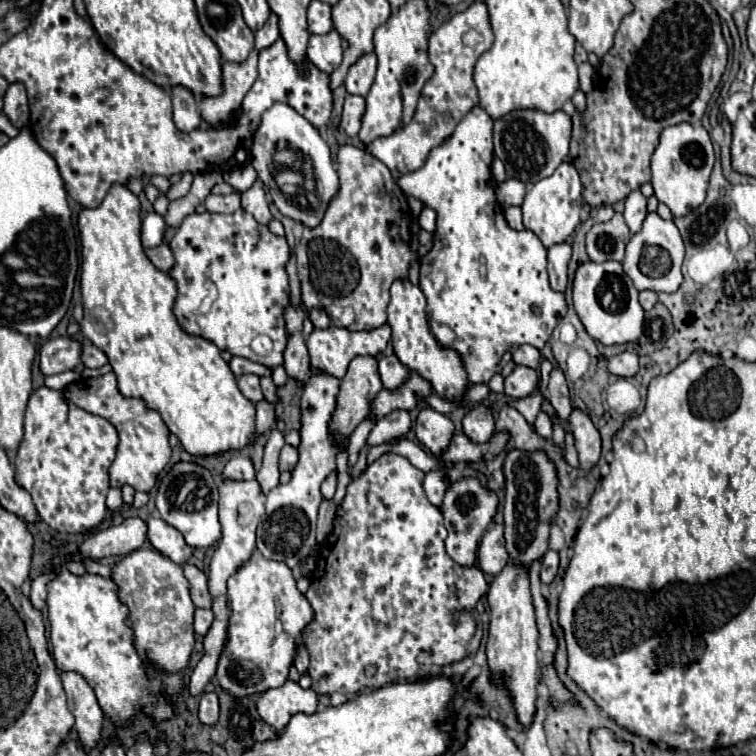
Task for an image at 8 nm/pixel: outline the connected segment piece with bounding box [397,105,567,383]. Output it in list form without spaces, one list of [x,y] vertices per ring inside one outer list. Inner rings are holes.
[[[477,105],[477,107],[473,107],[473,109],[463,117],[463,121],[461,121],[461,123],[457,125],[457,129],[455,129],[455,133],[453,133],[443,145],[435,147],[435,149],[429,153],[425,165],[423,165],[419,171],[407,173],[407,175],[403,175],[403,177],[397,179],[397,183],[399,183],[399,187],[403,189],[405,195],[411,195],[411,197],[419,199],[421,203],[425,203],[427,207],[435,209],[435,213],[437,213],[437,229],[435,229],[433,249],[431,249],[425,257],[421,257],[421,261],[419,261],[419,265],[421,265],[421,281],[419,281],[419,287],[421,287],[421,291],[423,291],[425,297],[427,297],[427,313],[433,315],[433,321],[439,323],[439,325],[447,325],[447,327],[453,329],[453,333],[457,335],[457,339],[455,339],[455,343],[453,343],[453,349],[461,355],[461,359],[463,359],[463,363],[465,363],[465,369],[467,369],[467,377],[469,377],[471,383],[489,383],[491,377],[497,373],[497,367],[499,367],[499,361],[501,361],[503,353],[509,351],[511,347],[519,347],[519,345],[523,345],[523,343],[529,343],[529,345],[533,345],[533,347],[537,347],[537,349],[543,349],[543,345],[545,345],[547,339],[551,337],[555,325],[557,325],[557,323],[565,317],[565,313],[567,313],[565,295],[563,295],[563,293],[555,293],[555,291],[551,291],[551,287],[549,287],[549,281],[547,281],[547,249],[543,247],[543,243],[537,239],[535,233],[531,233],[531,231],[515,231],[515,229],[511,229],[511,227],[507,225],[507,221],[505,221],[503,207],[499,205],[499,201],[497,201],[497,197],[495,197],[495,187],[497,187],[497,185],[495,185],[495,181],[493,181],[493,177],[491,177],[491,169],[489,169],[489,165],[491,165],[491,161],[493,161],[493,141],[491,141],[491,139],[493,139],[493,119],[483,111],[483,107]]]

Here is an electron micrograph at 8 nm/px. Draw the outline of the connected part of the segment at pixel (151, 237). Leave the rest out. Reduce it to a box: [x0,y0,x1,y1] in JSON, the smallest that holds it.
[141,213,165,249]

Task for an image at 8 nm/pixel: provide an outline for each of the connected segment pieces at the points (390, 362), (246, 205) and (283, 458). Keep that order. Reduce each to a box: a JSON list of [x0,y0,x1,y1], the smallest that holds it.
[[379,355,409,391],[241,179,271,225],[279,443,299,471]]

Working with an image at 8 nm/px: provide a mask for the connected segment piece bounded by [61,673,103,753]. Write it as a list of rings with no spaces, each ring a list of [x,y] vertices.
[[[61,673],[69,711],[75,715],[75,729],[79,735],[79,743],[89,753],[101,741],[103,731],[103,711],[97,703],[93,689],[81,675]]]

